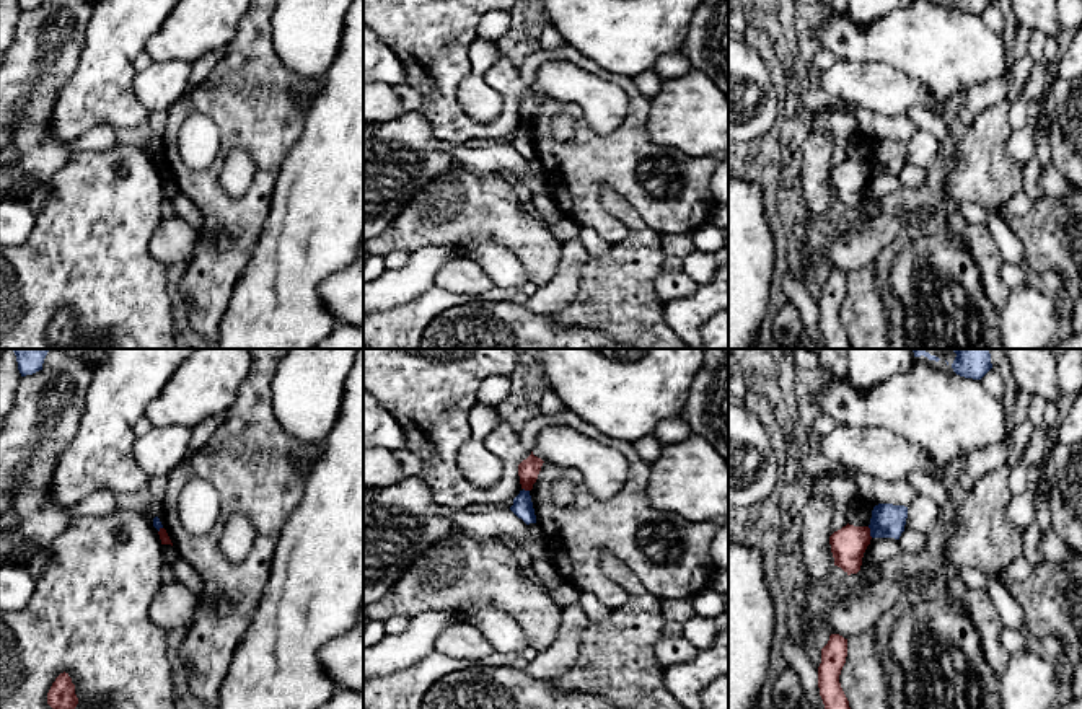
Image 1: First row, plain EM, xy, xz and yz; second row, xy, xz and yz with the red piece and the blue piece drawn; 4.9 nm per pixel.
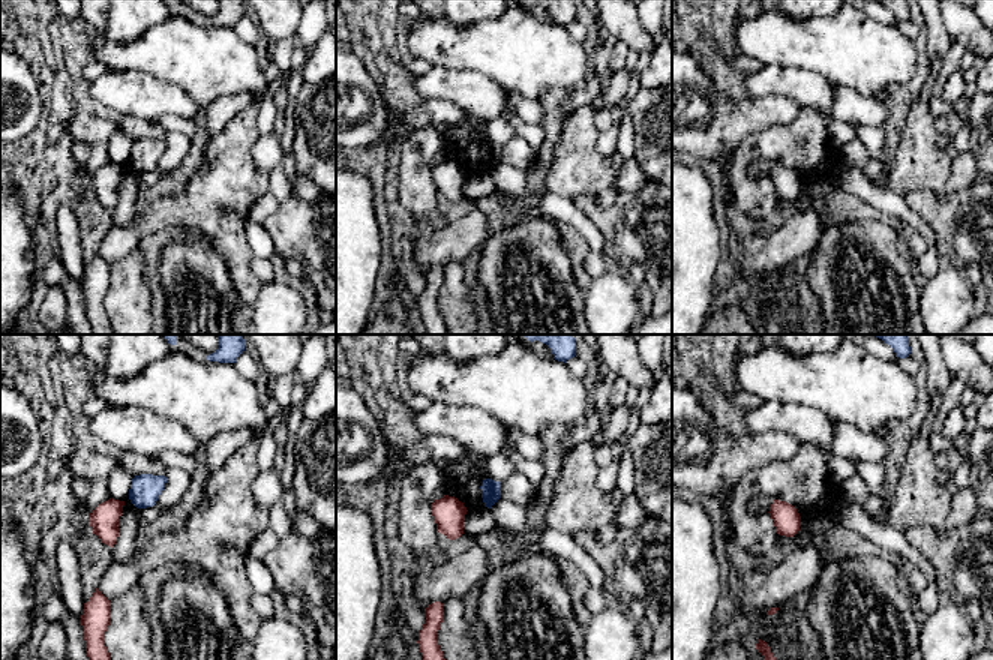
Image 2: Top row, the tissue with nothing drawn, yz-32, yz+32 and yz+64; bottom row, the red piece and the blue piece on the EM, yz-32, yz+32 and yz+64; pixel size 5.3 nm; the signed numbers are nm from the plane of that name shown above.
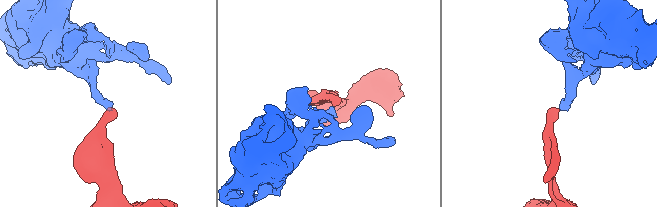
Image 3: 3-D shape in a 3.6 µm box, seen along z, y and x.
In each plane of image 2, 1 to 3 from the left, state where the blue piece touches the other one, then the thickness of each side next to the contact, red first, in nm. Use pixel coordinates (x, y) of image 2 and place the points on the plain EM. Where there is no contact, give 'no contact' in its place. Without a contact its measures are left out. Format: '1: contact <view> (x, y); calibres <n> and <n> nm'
1: no contact
2: no contact
3: no contact

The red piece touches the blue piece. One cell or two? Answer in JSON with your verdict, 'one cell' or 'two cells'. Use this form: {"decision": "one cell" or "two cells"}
{"decision": "two cells"}

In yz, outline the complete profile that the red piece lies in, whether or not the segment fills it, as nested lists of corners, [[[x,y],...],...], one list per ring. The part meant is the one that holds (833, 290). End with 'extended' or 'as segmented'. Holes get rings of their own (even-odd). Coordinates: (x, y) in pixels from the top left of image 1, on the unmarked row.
[[[831,269],[828,279],[821,284],[821,298],[818,302],[818,323],[825,339],[825,349],[852,349],[839,318],[846,292],[847,274]]] | as segmented

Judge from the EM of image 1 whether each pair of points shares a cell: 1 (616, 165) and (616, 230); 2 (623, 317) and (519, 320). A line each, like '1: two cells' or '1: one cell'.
1: one cell
2: two cells

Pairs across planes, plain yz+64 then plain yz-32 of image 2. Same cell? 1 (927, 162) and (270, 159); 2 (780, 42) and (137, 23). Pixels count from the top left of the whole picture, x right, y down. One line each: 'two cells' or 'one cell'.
1: two cells
2: two cells

